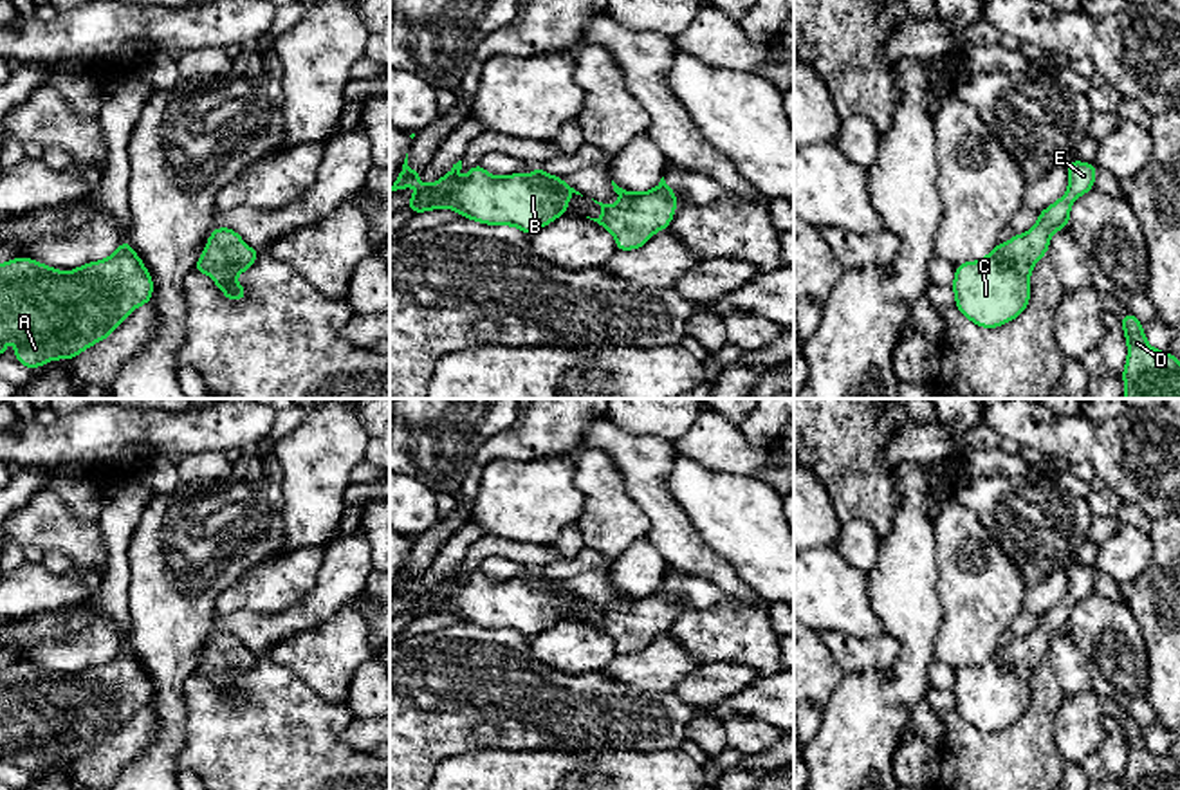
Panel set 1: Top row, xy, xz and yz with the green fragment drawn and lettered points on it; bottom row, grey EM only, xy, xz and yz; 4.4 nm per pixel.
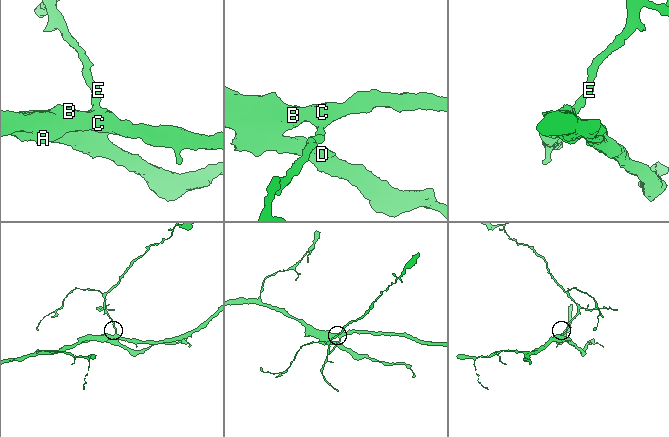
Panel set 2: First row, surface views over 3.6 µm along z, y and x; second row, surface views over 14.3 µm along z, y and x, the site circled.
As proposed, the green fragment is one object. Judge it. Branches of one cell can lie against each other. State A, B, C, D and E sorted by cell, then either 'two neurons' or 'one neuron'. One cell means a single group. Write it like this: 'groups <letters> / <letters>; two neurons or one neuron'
groups A B C D E; one neuron

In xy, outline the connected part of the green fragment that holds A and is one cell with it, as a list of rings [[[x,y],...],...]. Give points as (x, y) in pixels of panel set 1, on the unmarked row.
[[[123,644],[117,655],[101,666],[61,676],[31,662],[0,667],[0,759],[7,747],[18,745],[14,761],[34,774],[54,763],[74,763],[94,747],[106,743],[128,718],[152,705],[153,684],[132,649]]]

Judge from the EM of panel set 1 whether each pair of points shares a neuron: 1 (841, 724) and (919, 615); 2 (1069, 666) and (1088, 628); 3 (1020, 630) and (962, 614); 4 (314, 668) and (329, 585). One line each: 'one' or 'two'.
1: one
2: two
3: two
4: two

